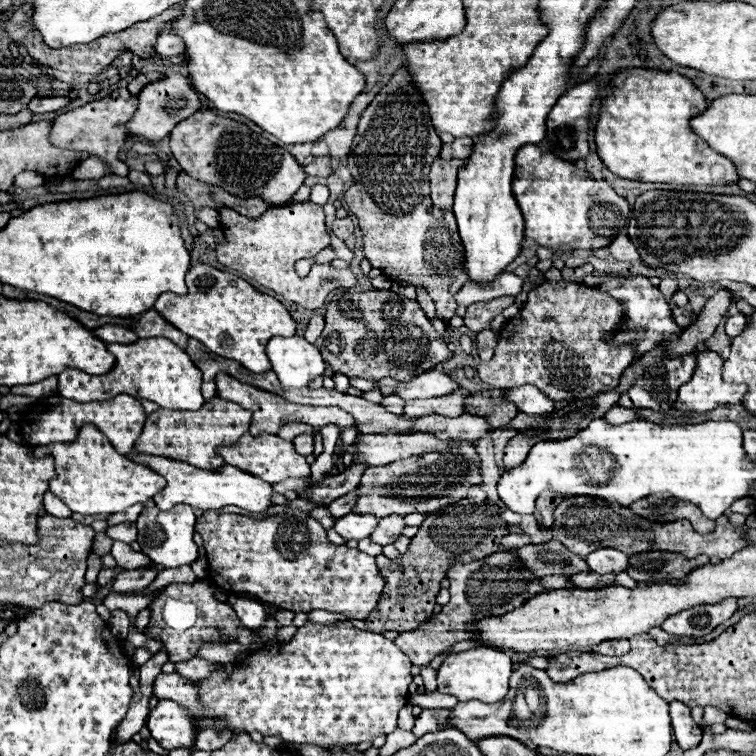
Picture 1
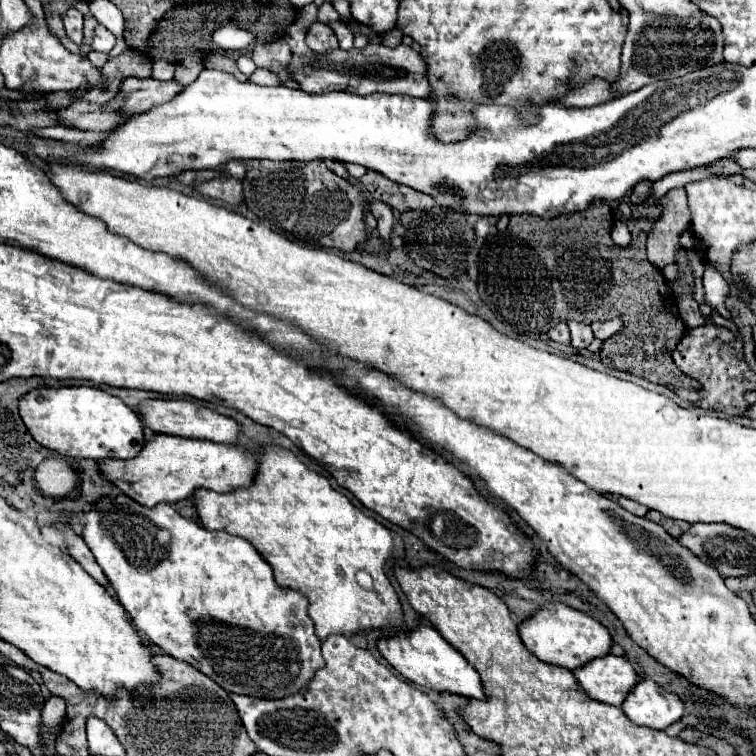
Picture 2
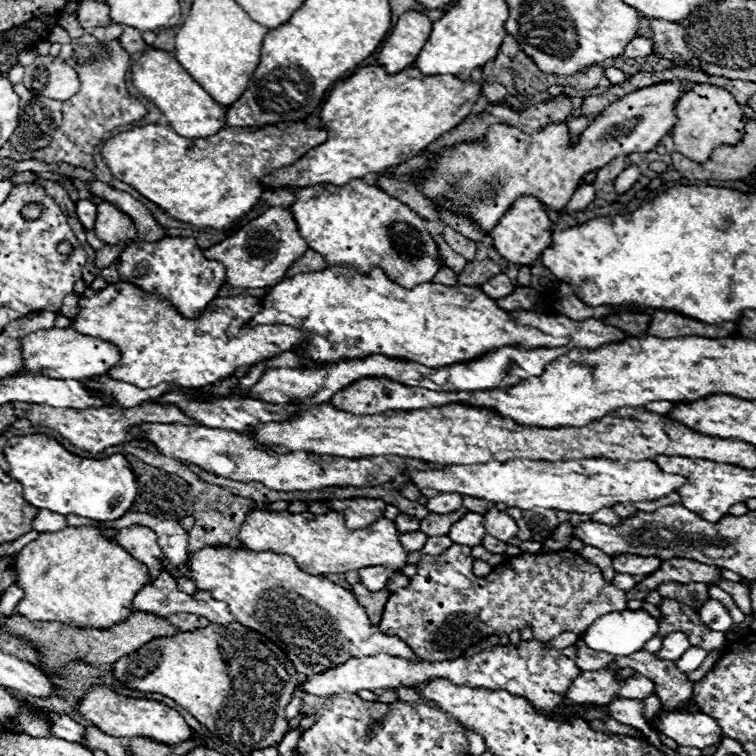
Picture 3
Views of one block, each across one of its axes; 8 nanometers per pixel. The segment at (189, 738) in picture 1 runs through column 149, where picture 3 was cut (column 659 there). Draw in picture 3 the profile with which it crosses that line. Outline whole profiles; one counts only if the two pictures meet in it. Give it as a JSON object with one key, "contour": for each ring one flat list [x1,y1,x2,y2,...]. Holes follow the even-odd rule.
{"contour":[[674,712,674,714,662,714,656,716,654,726,662,730,668,738,682,746,694,746,694,748,708,748,720,744,724,738,718,722,708,714,688,714,688,712]]}

